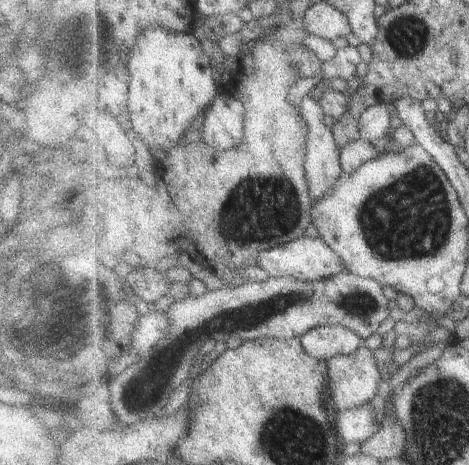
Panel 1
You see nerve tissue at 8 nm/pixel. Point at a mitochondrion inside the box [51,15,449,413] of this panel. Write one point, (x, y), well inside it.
(260, 207)

